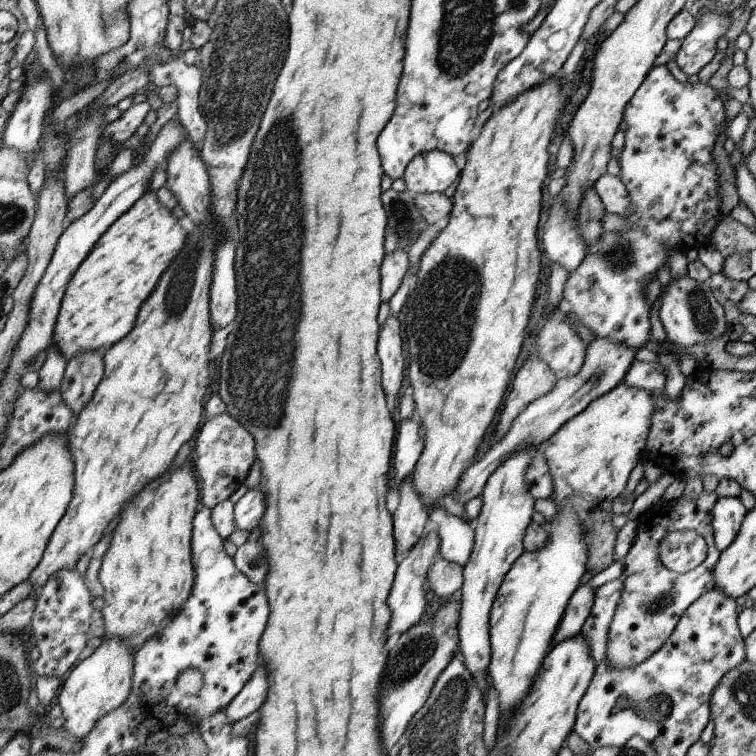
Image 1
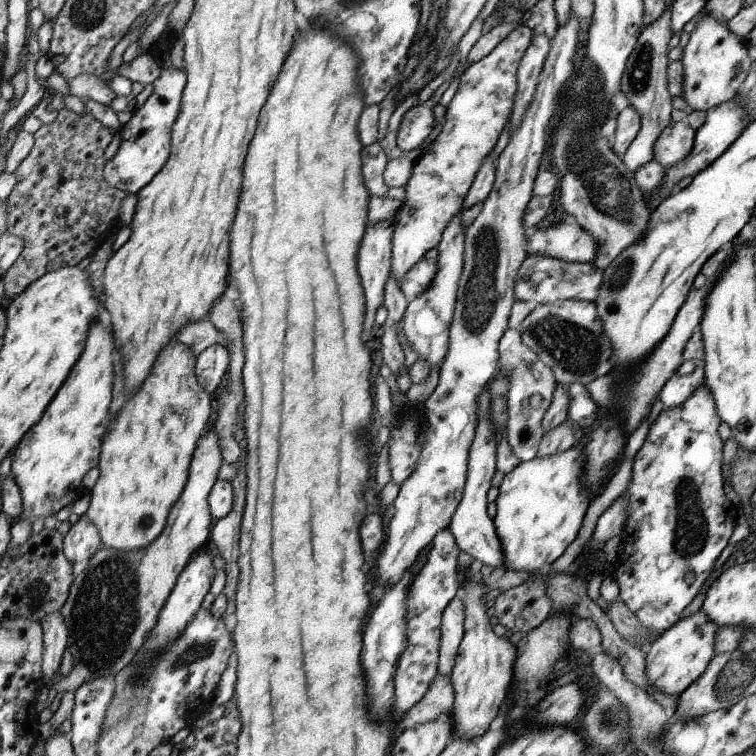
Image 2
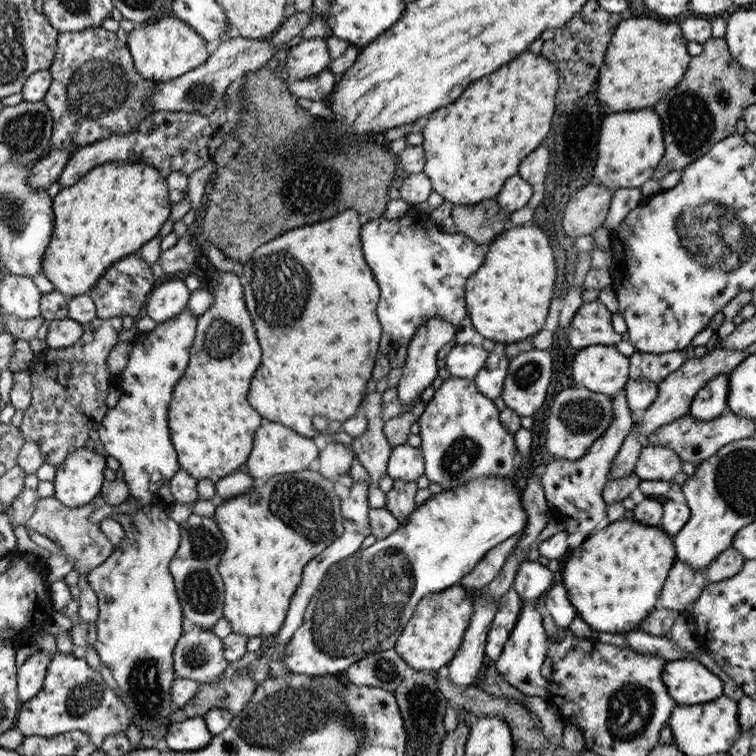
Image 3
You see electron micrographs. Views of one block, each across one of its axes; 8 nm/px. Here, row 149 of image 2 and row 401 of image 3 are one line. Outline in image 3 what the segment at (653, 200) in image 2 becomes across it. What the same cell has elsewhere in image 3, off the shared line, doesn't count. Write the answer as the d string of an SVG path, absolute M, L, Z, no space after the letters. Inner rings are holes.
M730 372L720 373L706 381L690 402L688 415L695 419L712 420L724 413L729 396Z

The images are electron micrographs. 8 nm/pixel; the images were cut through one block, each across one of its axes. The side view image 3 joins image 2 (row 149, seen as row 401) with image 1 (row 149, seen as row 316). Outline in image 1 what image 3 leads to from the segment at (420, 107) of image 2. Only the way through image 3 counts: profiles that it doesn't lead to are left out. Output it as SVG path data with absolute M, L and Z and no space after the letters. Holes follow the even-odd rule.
M434 149L414 156L405 168L403 179L407 190L414 195L443 193L460 174L450 153Z

